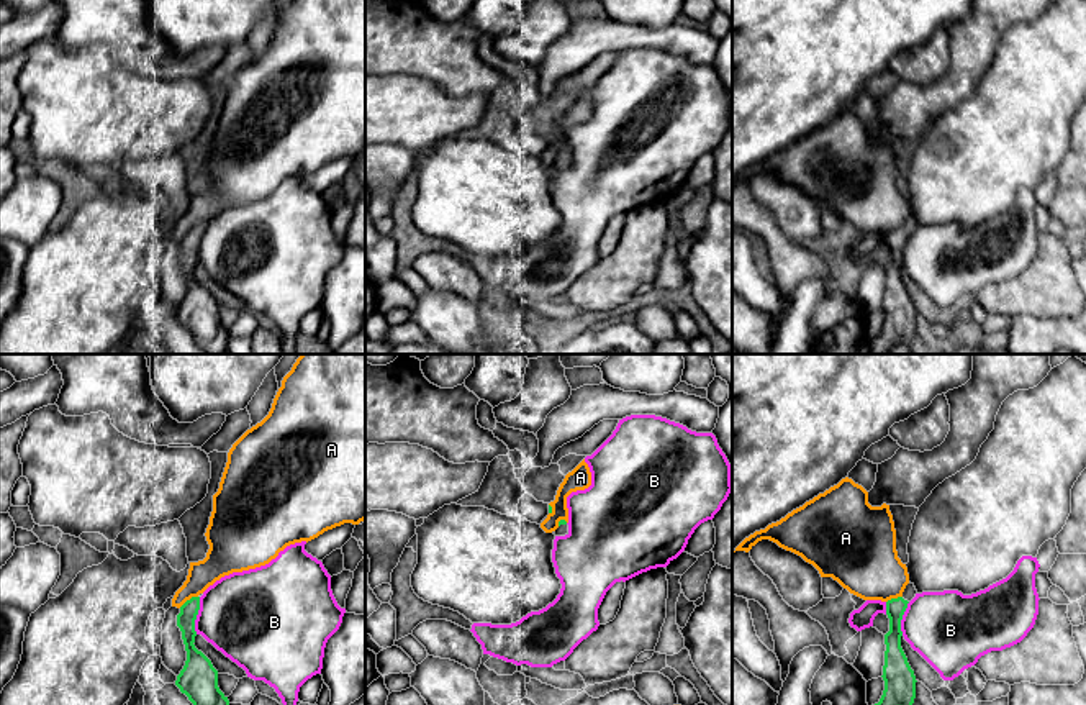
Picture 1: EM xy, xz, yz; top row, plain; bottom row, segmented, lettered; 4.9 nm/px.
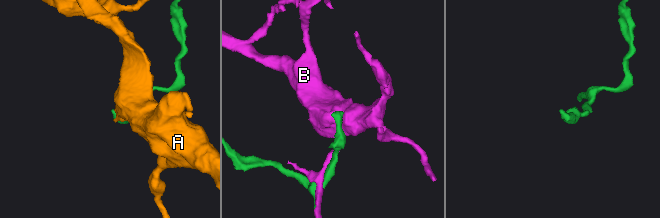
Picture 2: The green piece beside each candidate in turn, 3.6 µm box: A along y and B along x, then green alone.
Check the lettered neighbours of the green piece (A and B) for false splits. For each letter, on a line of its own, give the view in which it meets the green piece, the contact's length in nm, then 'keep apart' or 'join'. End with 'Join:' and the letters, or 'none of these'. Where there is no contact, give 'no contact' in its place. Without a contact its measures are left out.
A: xy | 110 nm | keep apart
B: xy | 190 nm | keep apart
Join: none of these

